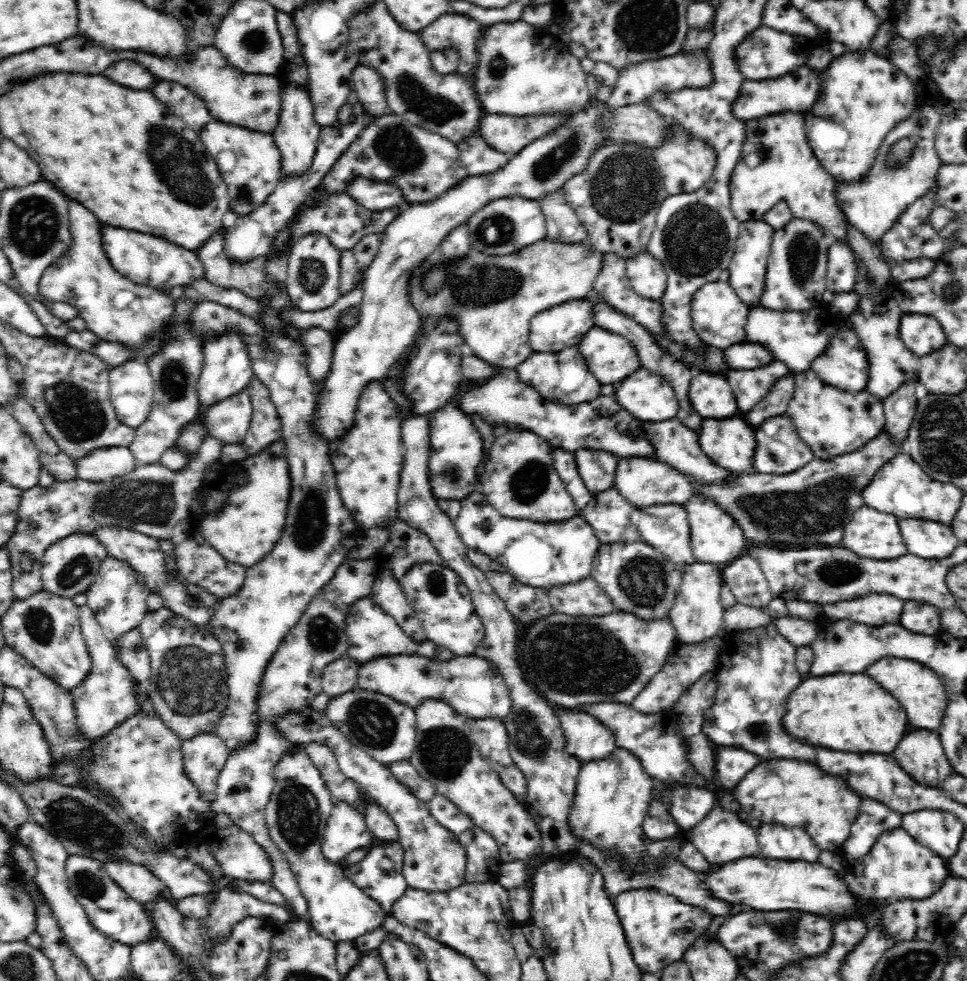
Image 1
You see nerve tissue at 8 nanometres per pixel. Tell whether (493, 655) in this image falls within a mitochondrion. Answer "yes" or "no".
no

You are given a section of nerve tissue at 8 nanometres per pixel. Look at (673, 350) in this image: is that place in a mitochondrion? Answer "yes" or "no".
yes

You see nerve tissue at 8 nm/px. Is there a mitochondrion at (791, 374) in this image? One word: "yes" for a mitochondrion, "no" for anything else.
no

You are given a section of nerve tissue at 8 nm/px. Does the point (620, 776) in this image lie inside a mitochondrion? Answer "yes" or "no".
yes

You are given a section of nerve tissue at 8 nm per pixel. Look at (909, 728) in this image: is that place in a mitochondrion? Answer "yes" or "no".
no

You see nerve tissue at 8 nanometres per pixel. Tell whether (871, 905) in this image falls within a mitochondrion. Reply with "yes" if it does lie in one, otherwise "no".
no

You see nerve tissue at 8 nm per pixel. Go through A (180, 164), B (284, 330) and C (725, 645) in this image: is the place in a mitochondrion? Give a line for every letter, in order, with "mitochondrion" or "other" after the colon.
A: mitochondrion
B: other
C: other

